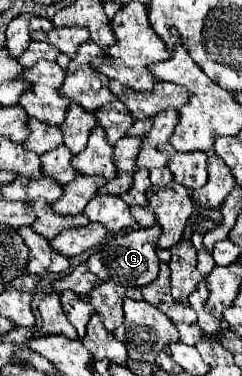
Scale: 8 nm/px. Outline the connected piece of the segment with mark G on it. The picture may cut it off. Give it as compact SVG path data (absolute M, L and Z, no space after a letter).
M158 225L148 227L148 229L134 229L134 231L118 233L110 237L106 245L86 261L86 265L94 275L98 275L100 281L114 281L122 287L144 287L152 283L160 271L160 259L154 247L158 235L160 235Z

